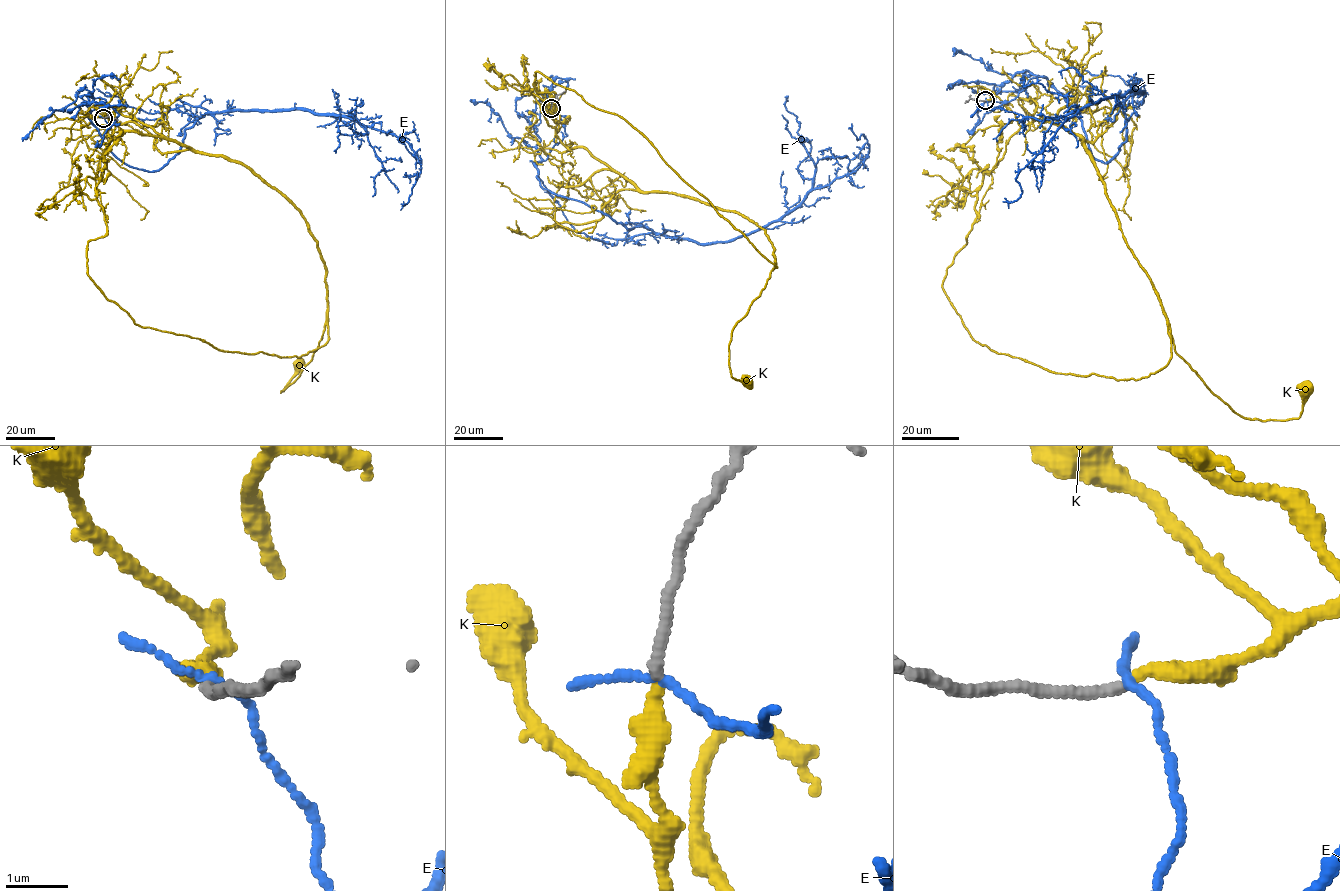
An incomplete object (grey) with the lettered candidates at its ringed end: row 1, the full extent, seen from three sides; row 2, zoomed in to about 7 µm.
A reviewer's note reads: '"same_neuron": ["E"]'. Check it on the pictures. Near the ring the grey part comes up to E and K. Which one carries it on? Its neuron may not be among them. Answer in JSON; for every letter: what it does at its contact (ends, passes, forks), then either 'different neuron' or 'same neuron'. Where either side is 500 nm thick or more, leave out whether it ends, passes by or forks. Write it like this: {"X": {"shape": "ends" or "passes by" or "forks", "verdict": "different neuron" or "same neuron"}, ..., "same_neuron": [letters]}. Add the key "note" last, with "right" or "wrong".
{"E": {"shape": "passes by", "verdict": "different neuron"}, "K": {"shape": "ends", "verdict": "same neuron"}, "same_neuron": ["K"], "note": "wrong"}

